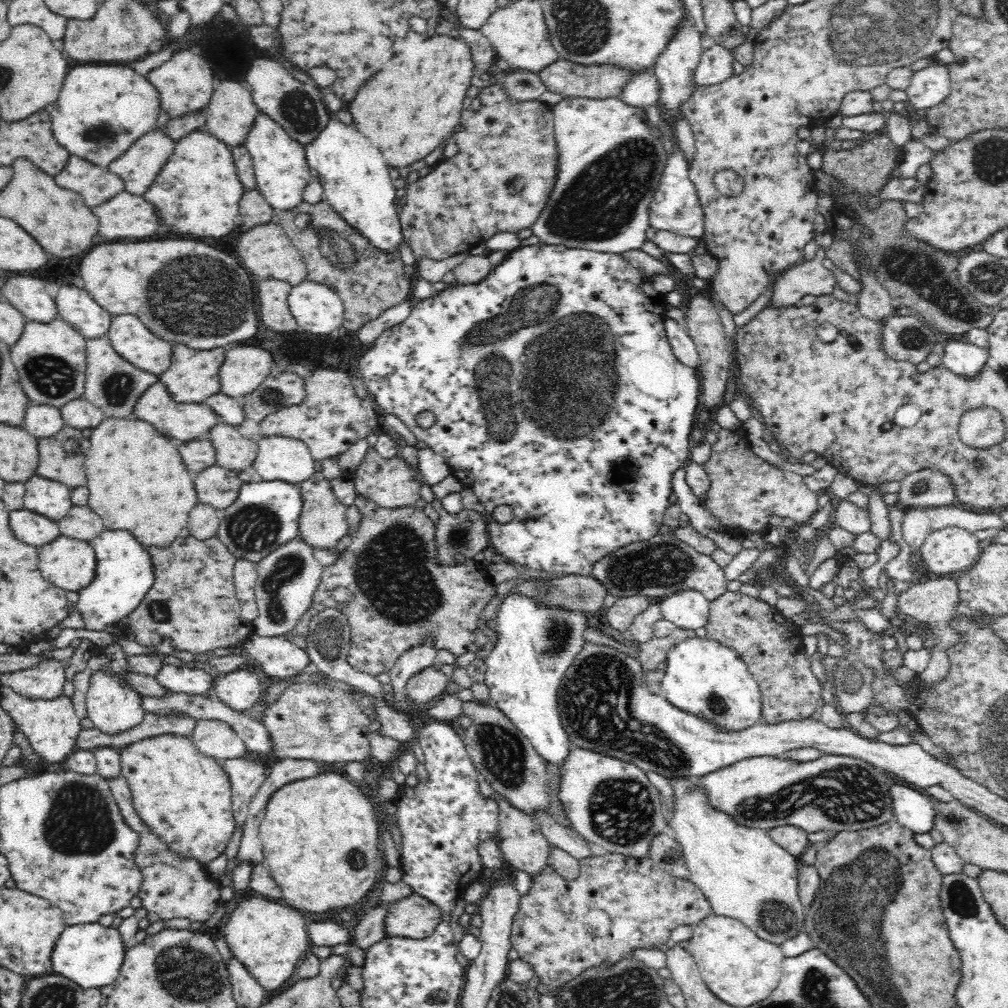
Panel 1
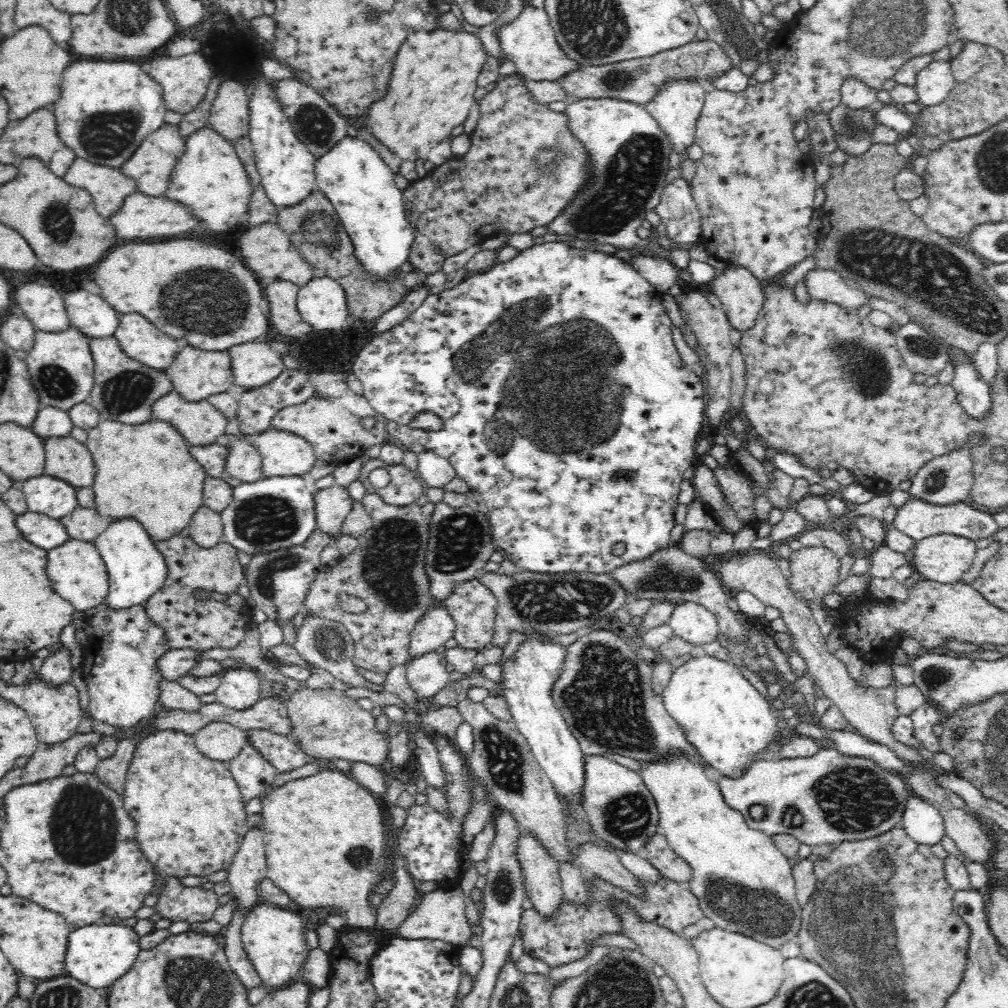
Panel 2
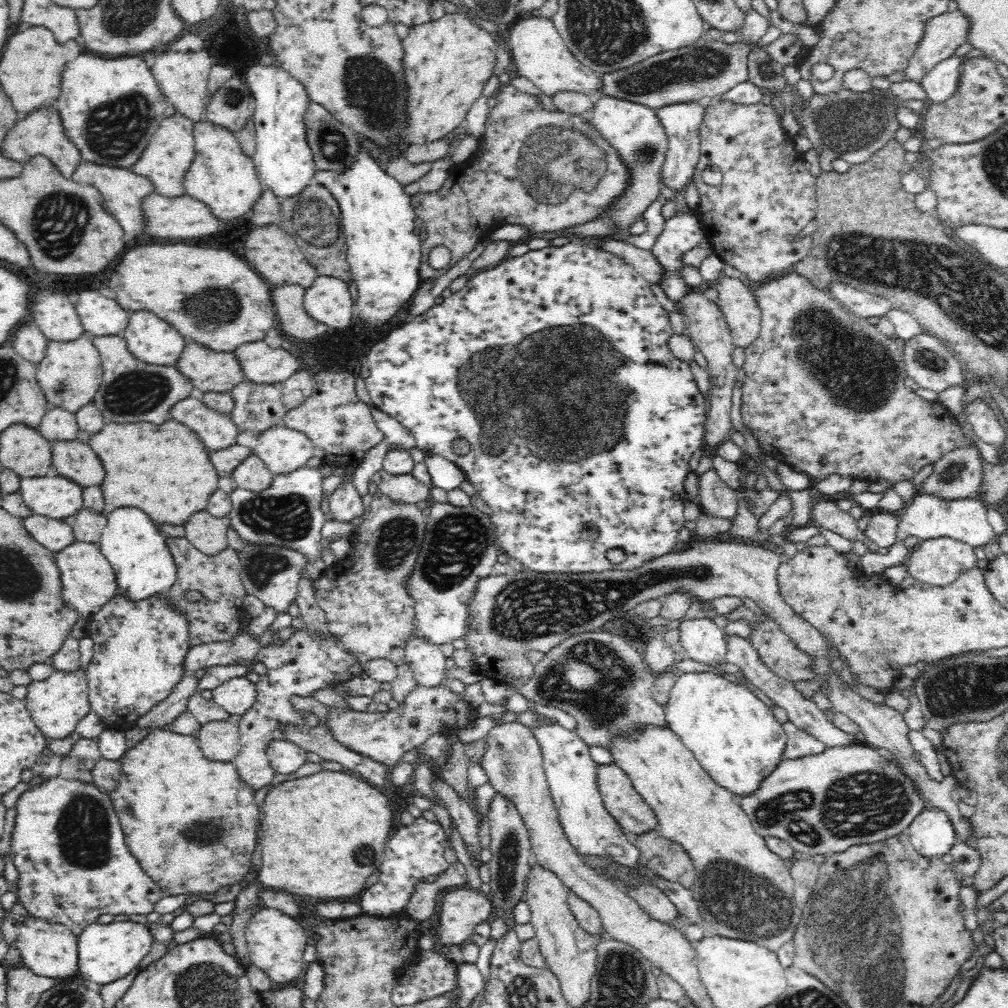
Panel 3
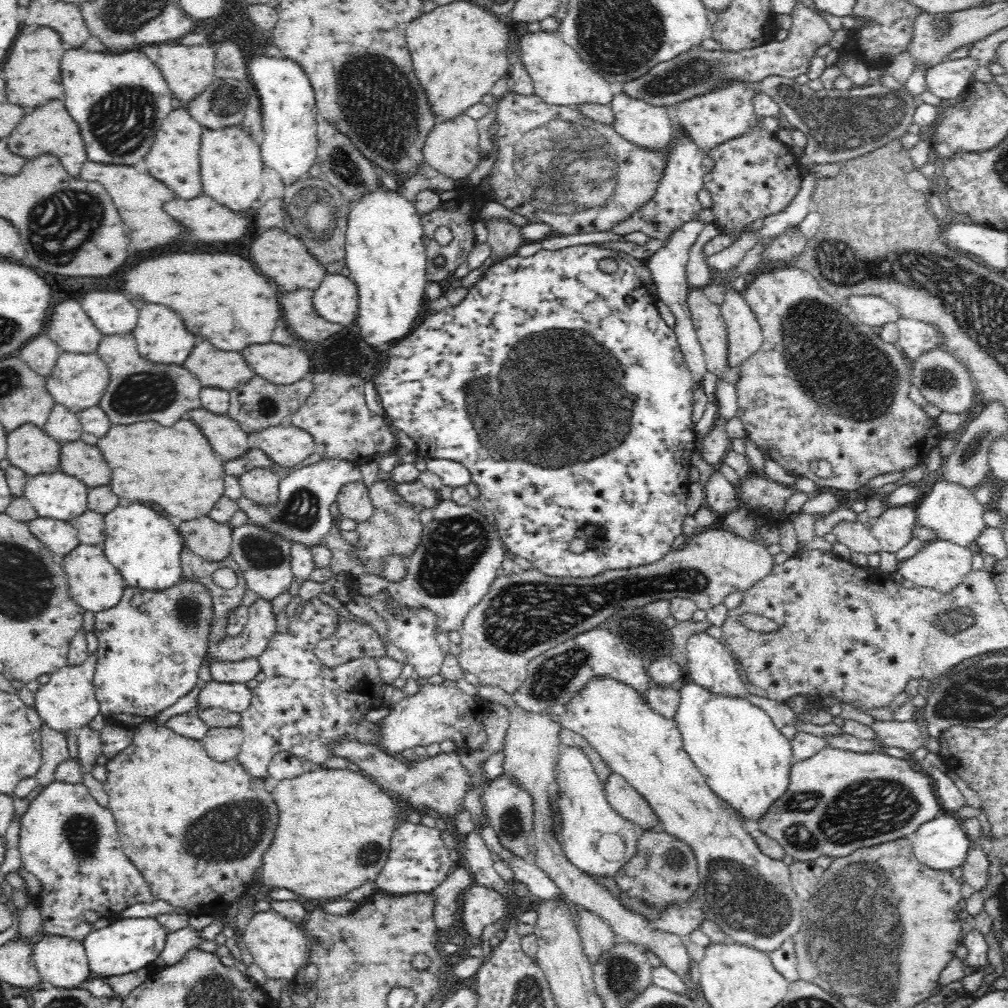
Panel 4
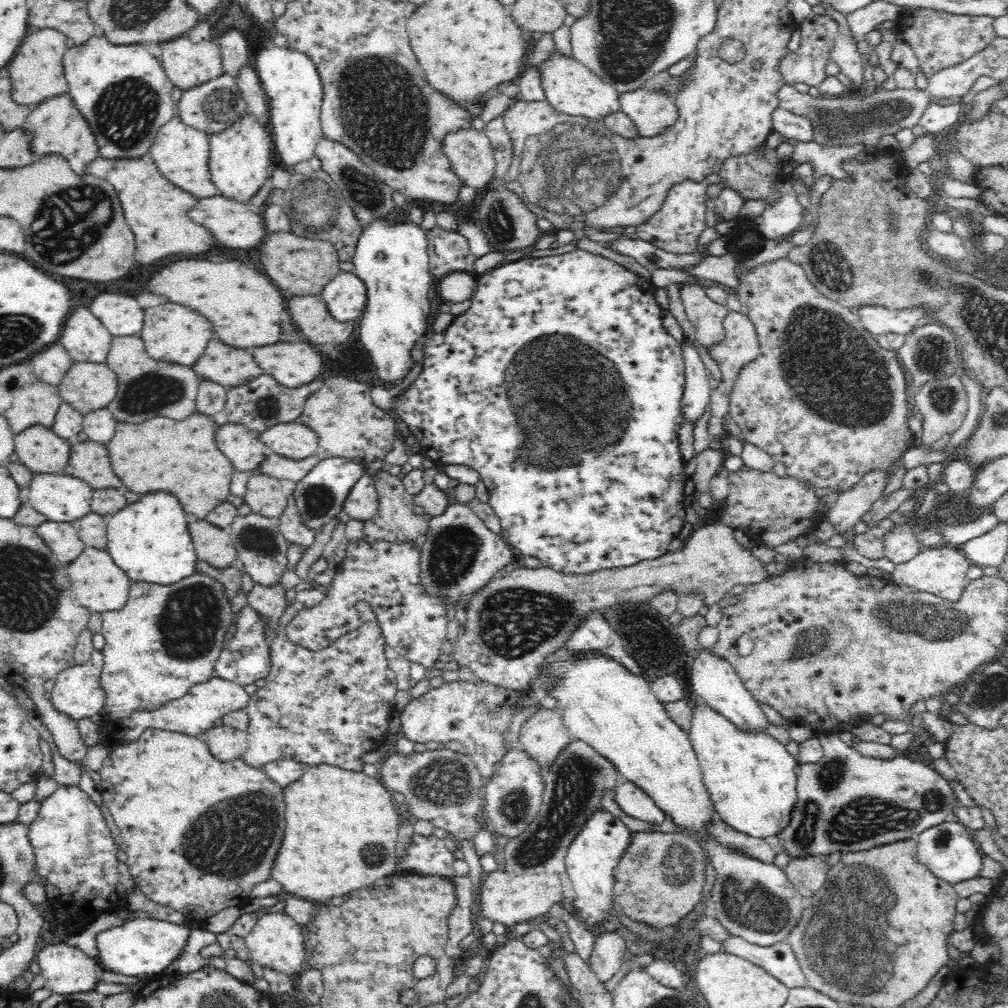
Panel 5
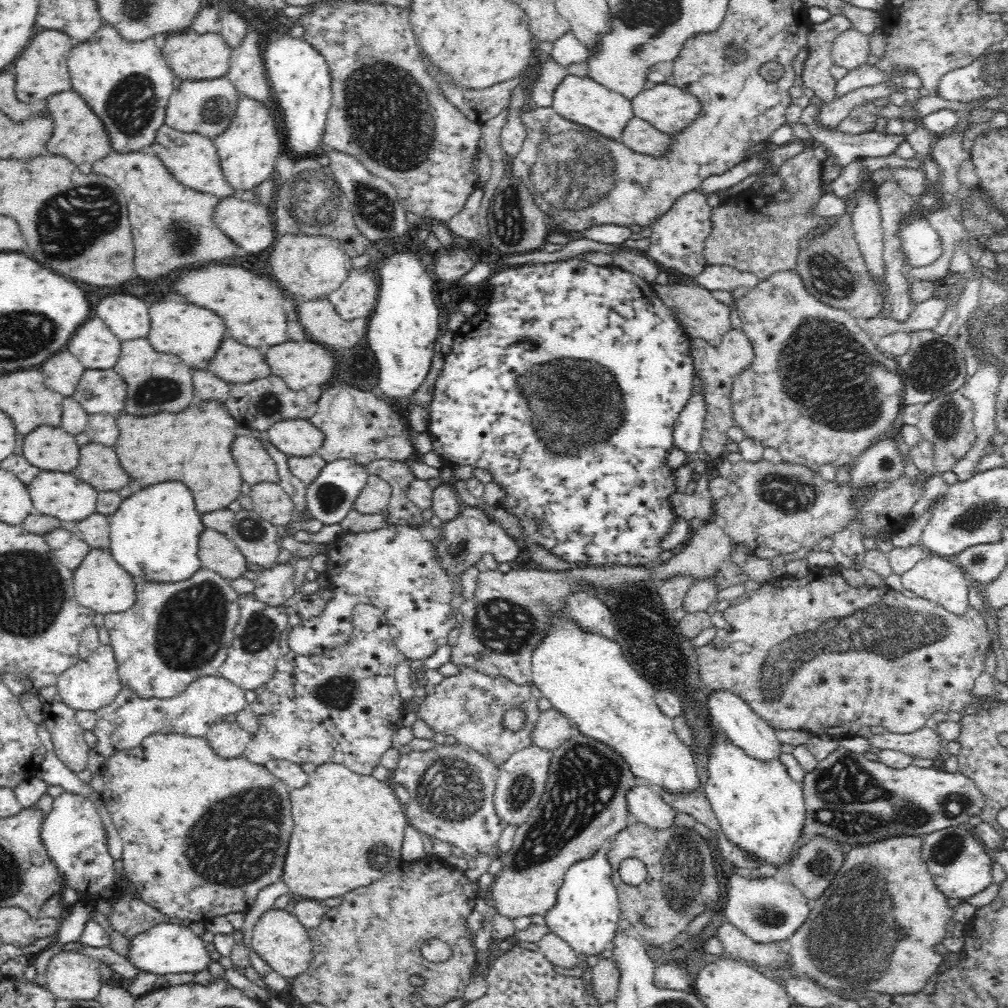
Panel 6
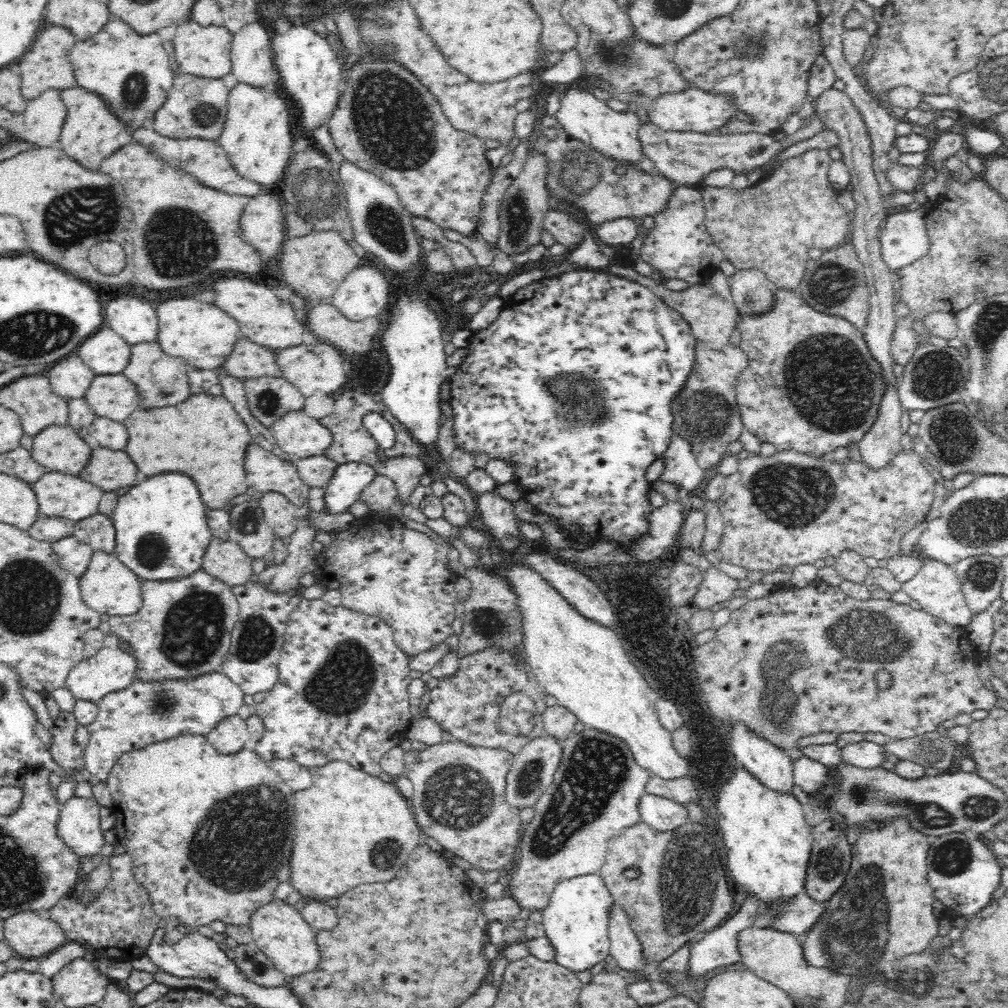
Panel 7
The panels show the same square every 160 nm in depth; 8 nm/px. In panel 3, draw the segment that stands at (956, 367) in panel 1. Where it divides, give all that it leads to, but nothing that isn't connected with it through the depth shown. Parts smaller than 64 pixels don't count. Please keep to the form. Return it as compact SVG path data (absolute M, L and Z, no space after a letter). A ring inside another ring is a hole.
M982 397L968 403L962 413L966 415L974 433L980 440L996 446L996 449L1003 449L1006 434L993 409L991 401Z

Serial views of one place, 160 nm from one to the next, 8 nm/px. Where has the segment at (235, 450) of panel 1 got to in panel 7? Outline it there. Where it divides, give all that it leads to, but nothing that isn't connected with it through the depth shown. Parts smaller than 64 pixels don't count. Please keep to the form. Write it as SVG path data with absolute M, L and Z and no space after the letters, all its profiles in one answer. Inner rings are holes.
M264 492L257 496L266 525L278 538L290 537L299 525L298 506L279 492Z

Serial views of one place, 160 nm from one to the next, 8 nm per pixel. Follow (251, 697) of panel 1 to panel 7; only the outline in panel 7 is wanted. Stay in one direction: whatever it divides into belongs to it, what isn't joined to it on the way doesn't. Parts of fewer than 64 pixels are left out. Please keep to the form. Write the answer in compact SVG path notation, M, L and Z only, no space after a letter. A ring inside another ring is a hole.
M217 671L193 679L146 681L135 678L126 688L103 696L98 702L96 718L85 727L89 742L83 747L85 768L93 778L106 781L112 766L124 753L140 750L148 744L162 742L180 735L207 735L223 718L237 715L244 704L245 692L224 673Z

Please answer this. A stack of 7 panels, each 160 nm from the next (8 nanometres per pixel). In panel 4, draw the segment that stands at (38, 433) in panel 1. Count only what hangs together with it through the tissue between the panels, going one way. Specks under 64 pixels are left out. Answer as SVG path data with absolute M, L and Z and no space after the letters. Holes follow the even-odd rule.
M55 403L43 430L57 442L63 444L78 440L83 432L83 427L76 413Z

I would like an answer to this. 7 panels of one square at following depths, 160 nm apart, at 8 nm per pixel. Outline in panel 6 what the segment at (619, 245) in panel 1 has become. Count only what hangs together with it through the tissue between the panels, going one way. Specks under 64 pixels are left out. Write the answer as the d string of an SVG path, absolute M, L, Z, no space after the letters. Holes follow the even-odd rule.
M658 83L632 98L634 116L648 121L656 130L675 134L688 128L700 114L700 101L676 85Z

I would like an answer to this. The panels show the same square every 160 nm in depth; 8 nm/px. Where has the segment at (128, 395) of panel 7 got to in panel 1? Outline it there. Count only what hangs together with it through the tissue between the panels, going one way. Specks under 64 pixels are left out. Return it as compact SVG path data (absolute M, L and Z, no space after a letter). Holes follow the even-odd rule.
M57 317L48 324L27 321L16 344L10 348L12 362L18 368L25 396L31 404L48 404L62 409L69 401L85 392L85 338L68 323Z

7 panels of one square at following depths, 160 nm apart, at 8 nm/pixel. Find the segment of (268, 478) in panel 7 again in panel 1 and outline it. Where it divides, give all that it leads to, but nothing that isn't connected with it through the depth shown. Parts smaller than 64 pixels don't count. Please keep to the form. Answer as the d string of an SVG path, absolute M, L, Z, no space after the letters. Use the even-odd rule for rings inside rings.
M160 382L144 392L133 412L138 417L136 420L152 424L152 427L160 431L162 435L175 439L179 443L205 438L220 423L216 412L213 412L205 402L200 404L175 402L164 384Z

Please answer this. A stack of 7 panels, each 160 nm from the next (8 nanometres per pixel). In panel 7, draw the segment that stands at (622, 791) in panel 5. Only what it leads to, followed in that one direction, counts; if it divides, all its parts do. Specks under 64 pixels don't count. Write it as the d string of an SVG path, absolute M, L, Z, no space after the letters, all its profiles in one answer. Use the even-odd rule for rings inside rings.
M655 794L640 796L638 813L640 820L660 832L668 832L690 822L688 810L683 804Z

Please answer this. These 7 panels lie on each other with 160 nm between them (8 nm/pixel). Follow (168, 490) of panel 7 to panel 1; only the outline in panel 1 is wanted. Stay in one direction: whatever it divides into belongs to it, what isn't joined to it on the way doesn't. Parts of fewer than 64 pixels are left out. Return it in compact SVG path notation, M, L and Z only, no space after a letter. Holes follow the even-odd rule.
M105 529L89 543L96 555L96 576L88 586L78 592L75 607L78 607L86 629L102 632L140 606L156 577L150 553L132 533Z

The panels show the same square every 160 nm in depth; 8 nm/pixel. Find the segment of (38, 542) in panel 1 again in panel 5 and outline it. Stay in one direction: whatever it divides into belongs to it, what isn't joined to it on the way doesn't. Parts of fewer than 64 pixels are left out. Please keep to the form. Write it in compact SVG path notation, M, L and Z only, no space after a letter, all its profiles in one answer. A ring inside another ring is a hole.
M45 521L34 530L42 537L43 542L56 555L62 566L72 562L85 547L72 523Z

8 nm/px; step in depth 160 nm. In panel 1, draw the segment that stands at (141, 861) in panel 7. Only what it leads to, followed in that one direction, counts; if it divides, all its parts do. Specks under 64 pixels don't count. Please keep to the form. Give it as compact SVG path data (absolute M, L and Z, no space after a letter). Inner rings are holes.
M163 734L134 742L119 752L121 775L131 790L139 818L182 859L196 859L202 867L216 860L228 846L236 821L232 813L231 784L219 760L202 754L191 736Z

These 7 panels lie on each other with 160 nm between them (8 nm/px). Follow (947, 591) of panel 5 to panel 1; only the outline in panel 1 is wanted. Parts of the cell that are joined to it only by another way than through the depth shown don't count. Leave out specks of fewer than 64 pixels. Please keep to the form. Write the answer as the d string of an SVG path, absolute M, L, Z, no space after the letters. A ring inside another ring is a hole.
M961 527L932 532L918 550L929 577L953 576L976 564L983 544L974 533Z

